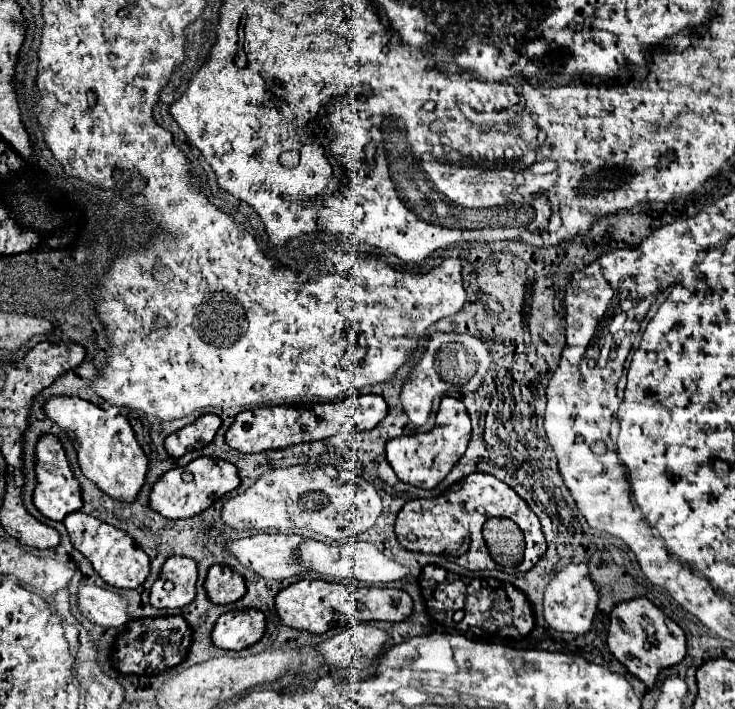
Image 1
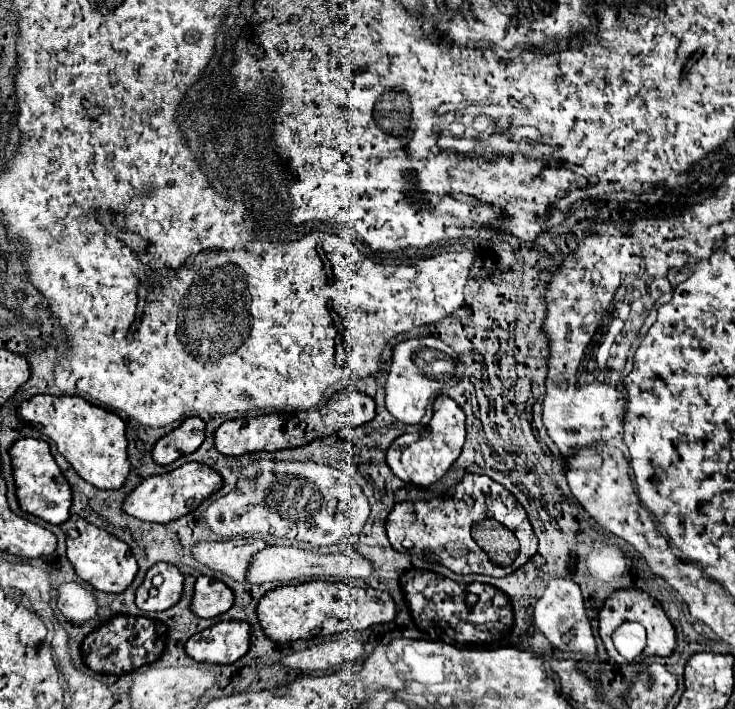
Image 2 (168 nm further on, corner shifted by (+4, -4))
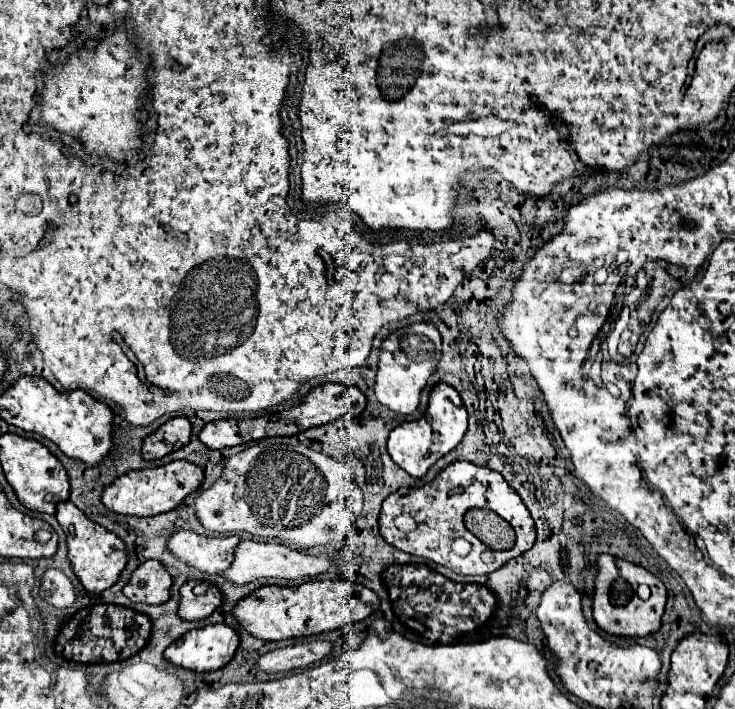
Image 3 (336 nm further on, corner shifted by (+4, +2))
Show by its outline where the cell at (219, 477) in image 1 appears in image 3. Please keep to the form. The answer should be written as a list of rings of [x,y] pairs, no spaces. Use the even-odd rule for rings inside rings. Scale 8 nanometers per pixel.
[[[173,461],[155,469],[141,469],[141,471],[129,471],[117,481],[113,481],[101,495],[101,503],[109,511],[121,513],[121,515],[159,515],[169,509],[175,509],[189,493],[197,491],[203,481],[203,471],[189,463],[189,461]]]

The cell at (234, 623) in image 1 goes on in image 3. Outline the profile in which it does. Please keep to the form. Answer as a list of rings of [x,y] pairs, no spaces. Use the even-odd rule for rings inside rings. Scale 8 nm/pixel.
[[[225,623],[207,625],[193,629],[165,649],[165,659],[175,665],[195,673],[217,671],[225,667],[239,645],[237,633]]]

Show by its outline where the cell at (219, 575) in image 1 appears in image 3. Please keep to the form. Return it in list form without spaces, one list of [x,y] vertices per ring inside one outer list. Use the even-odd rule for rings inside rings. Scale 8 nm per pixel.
[[[187,581],[181,589],[179,589],[179,617],[185,619],[185,621],[199,621],[199,619],[205,619],[209,617],[219,605],[221,605],[221,593],[215,585],[203,585],[201,581]]]

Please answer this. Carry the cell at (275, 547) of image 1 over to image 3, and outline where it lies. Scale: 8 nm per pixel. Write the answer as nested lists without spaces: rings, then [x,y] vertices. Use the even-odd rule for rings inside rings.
[[[177,531],[169,537],[167,549],[185,565],[205,573],[223,573],[233,561],[233,549],[241,539],[231,537],[203,537],[193,531]]]

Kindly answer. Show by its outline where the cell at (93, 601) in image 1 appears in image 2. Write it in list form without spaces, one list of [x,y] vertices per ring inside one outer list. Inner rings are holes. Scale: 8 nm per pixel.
[[[63,583],[59,587],[59,609],[61,613],[75,623],[83,623],[89,619],[97,619],[97,601],[93,597],[91,591],[87,591],[83,585],[79,583]]]

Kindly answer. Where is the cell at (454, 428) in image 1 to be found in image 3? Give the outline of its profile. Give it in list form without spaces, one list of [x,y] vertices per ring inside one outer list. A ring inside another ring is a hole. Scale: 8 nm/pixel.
[[[437,383],[431,389],[425,415],[415,421],[397,425],[389,435],[387,449],[389,449],[391,459],[401,469],[405,469],[411,477],[421,479],[437,459],[441,459],[443,455],[447,455],[451,449],[459,445],[465,431],[467,431],[467,411],[459,393],[447,383]]]

